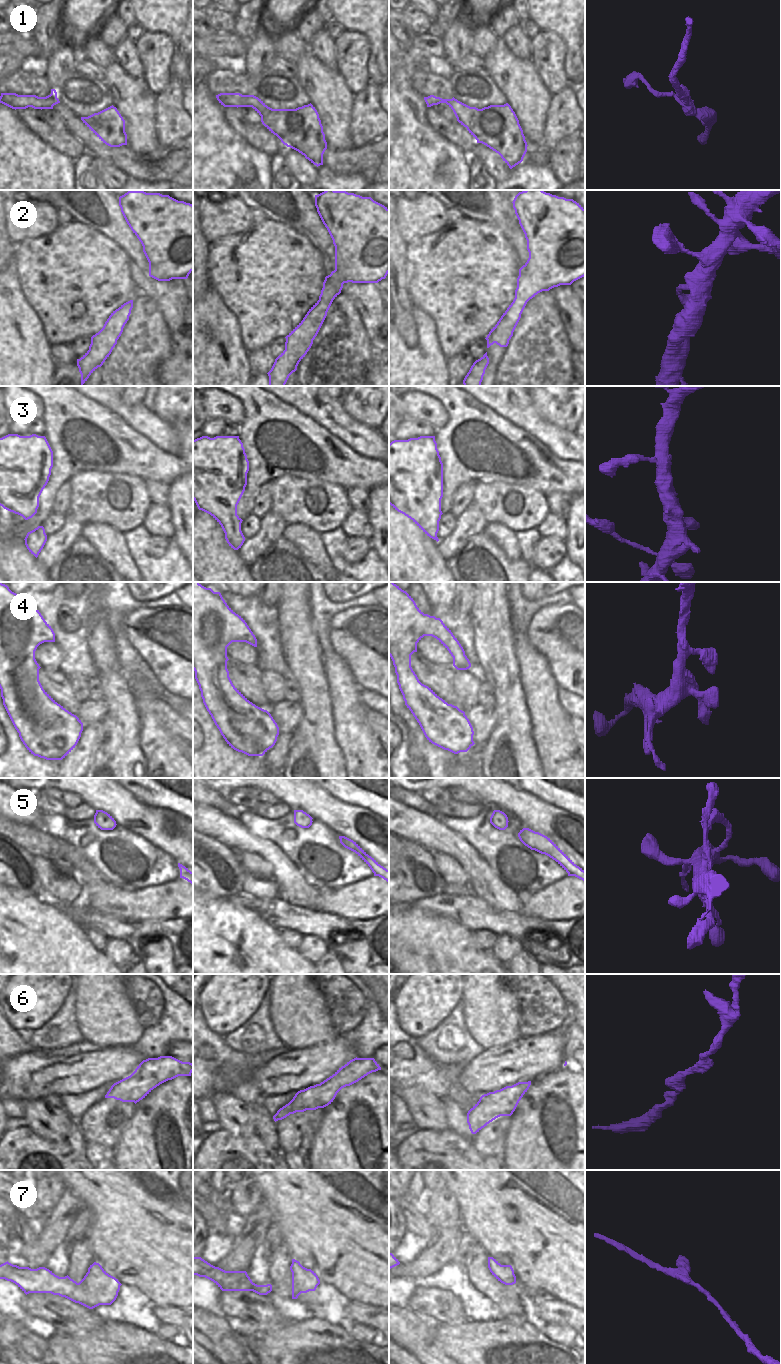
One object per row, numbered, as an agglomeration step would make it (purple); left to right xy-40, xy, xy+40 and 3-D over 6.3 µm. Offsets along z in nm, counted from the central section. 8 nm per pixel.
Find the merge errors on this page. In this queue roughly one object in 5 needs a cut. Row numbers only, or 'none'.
none

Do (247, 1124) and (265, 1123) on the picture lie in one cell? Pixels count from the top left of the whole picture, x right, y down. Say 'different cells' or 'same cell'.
different cells

